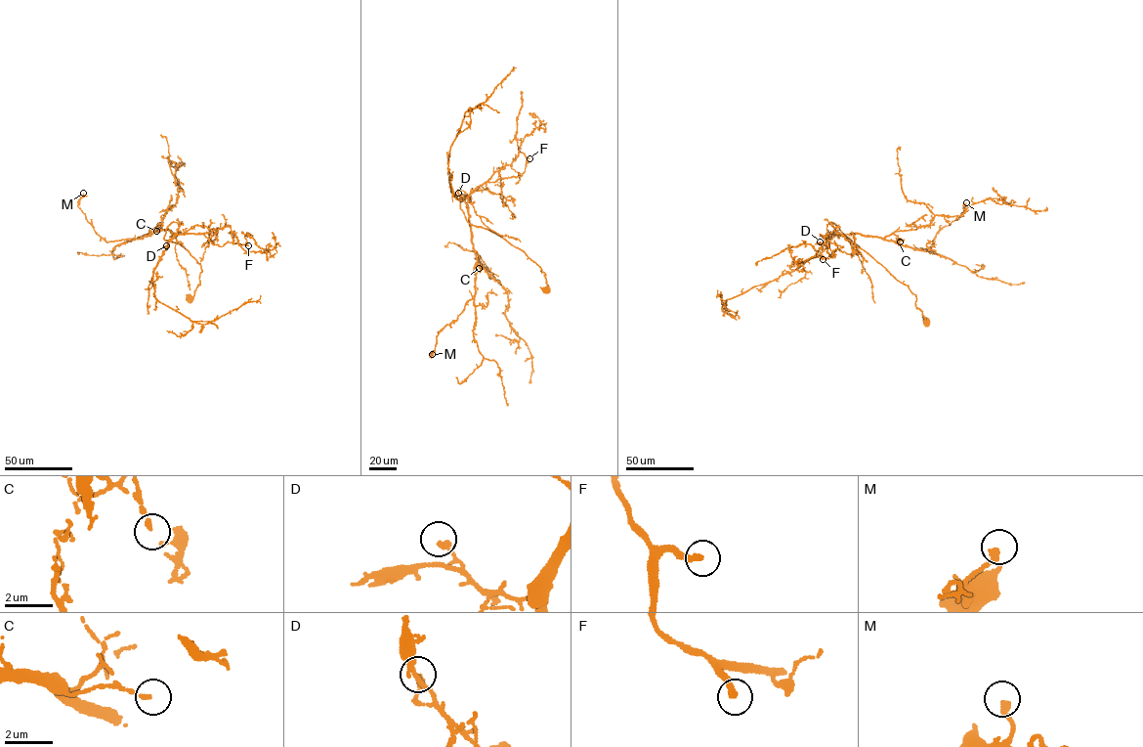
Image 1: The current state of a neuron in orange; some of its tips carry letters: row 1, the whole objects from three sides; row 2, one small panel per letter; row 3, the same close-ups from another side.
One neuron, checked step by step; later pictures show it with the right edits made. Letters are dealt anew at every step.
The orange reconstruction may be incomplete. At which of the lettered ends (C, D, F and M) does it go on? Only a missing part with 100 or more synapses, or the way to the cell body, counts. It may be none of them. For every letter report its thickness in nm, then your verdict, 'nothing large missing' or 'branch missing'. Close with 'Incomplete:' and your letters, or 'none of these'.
C: 160 nm | nothing large missing
D: 220 nm | nothing large missing
F: 280 nm | branch missing
M: 280 nm | nothing large missing
Incomplete: F

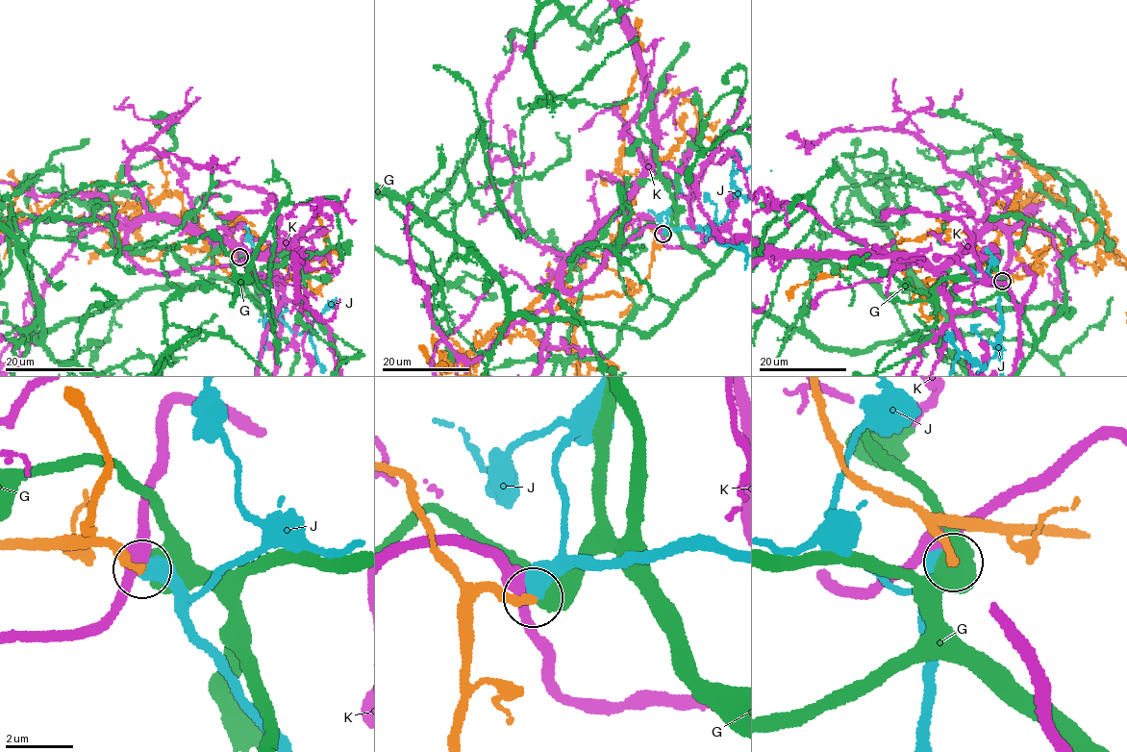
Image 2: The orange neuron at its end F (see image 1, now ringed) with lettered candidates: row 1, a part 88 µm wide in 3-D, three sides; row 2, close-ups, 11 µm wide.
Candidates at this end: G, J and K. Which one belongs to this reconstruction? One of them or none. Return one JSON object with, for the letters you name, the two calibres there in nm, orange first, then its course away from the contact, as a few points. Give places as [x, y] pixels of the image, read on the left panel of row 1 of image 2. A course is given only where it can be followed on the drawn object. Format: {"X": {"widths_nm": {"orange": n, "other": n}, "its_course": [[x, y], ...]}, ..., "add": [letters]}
{"J": {"widths_nm": {"orange": 280, "other": 550}}, "add": ["J"]}

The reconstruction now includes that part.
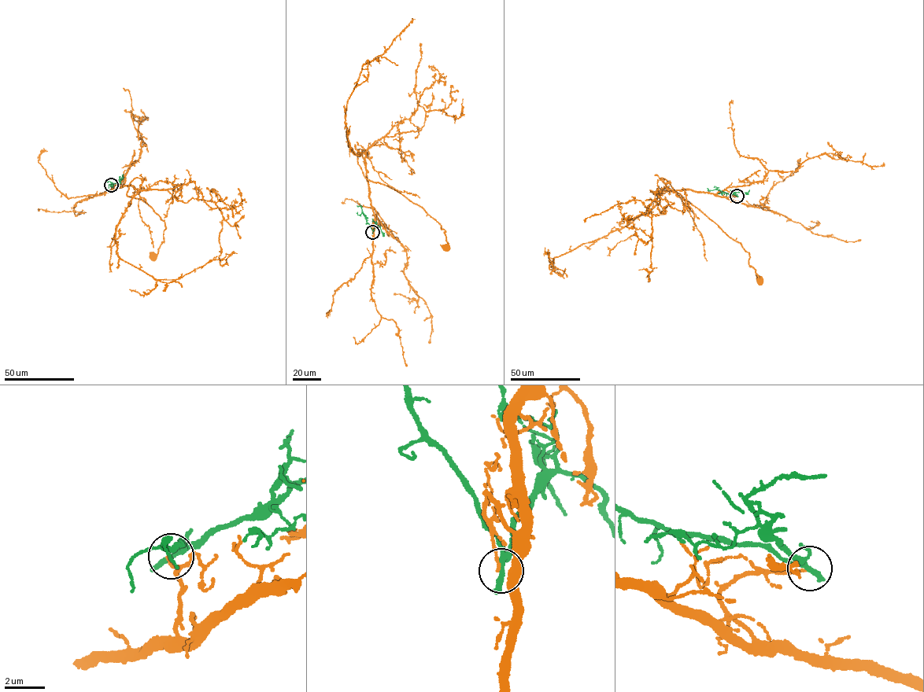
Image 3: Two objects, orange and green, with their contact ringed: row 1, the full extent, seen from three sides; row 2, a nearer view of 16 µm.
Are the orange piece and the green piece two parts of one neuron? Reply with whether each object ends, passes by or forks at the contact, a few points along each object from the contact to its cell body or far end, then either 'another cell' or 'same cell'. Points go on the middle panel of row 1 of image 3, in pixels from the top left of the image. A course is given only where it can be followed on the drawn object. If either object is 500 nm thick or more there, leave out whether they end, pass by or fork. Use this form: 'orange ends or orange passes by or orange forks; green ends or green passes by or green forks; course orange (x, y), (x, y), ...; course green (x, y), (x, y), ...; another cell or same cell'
orange ends; green forks; course orange (372, 232), (366, 153), (359, 149), (358, 163), (365, 178), (419, 205), (445, 230), (445, 247); course green (372, 232), (361, 207), (357, 205); another cell

